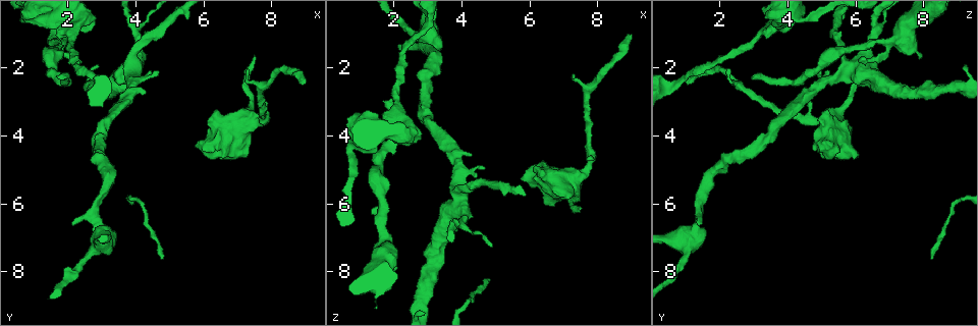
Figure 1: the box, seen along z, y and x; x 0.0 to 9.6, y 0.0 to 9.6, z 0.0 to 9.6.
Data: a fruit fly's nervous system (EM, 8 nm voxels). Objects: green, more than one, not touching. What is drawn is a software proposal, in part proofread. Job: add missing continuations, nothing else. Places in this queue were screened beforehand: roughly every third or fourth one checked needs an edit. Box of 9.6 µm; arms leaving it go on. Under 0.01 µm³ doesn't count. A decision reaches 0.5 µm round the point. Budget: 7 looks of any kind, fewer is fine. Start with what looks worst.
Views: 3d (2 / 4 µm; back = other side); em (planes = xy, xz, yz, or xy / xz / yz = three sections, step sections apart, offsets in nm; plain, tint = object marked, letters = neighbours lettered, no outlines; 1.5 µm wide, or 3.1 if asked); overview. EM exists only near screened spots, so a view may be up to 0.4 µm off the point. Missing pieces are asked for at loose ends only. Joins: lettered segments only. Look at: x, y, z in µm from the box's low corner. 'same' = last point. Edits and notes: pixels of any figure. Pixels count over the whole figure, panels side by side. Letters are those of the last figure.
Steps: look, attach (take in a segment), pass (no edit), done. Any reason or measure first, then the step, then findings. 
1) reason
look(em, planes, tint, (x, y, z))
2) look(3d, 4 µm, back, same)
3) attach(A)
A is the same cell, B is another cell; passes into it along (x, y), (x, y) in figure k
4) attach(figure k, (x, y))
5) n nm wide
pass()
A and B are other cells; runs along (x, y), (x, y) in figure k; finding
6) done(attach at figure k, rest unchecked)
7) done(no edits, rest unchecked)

an open end
look(3d, 4 µm, (8.95, 2.50, 0.95))

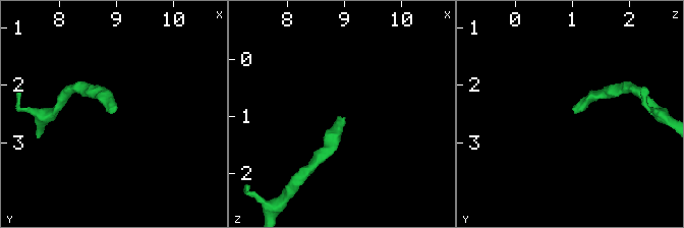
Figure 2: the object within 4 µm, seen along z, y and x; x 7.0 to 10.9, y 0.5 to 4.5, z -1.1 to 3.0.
now the EM
look(em, planes, tint, (8.90, 2.45, 1.00))

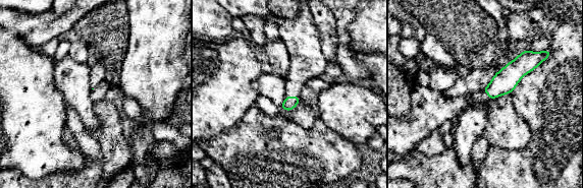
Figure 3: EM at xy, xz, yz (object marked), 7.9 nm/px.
see the neighbours
look(em, planes, letters, same)

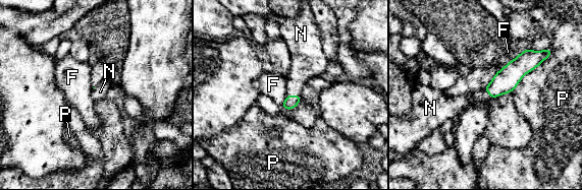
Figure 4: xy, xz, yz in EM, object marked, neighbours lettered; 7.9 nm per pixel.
P touches over 400 nm
attach(N)
N is the same cell, F and P are other cells; passes into it along (290, 102), (295, 96), (304, 66) in figure 4; the neuron continues

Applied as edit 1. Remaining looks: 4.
redraw
look(overview)

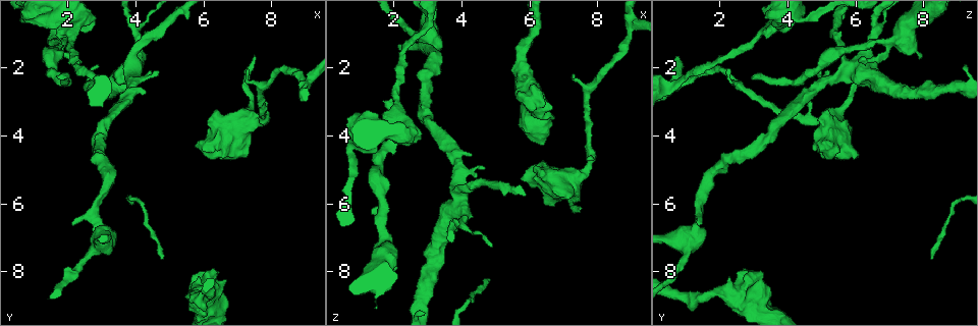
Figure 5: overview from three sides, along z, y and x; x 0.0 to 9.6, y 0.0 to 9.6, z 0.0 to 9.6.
free end
look(em, planes, plain, (4.75, 7.65, 8.25))

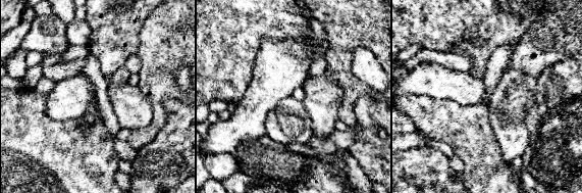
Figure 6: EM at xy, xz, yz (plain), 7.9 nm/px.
what lies round it
look(em, planes, letters, same)

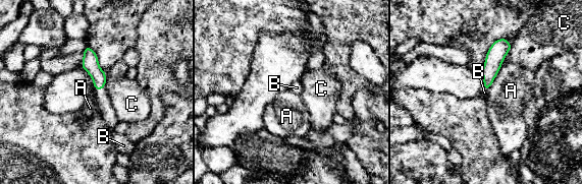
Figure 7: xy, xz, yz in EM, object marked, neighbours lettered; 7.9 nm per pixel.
attach(B)
B is the same cell, A and C are other cells; it goes on there

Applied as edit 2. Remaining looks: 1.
done(attach at figure 4, attach at figure 7, rest unchecked)

